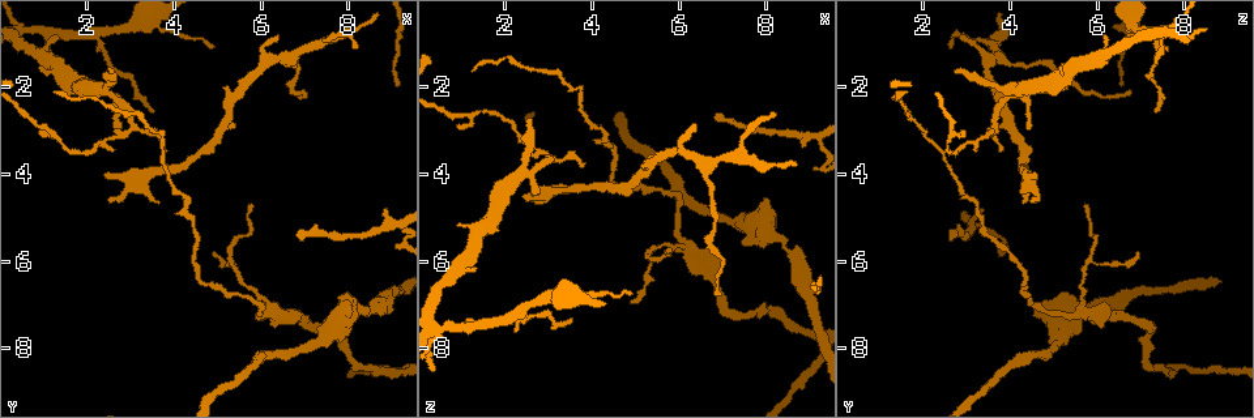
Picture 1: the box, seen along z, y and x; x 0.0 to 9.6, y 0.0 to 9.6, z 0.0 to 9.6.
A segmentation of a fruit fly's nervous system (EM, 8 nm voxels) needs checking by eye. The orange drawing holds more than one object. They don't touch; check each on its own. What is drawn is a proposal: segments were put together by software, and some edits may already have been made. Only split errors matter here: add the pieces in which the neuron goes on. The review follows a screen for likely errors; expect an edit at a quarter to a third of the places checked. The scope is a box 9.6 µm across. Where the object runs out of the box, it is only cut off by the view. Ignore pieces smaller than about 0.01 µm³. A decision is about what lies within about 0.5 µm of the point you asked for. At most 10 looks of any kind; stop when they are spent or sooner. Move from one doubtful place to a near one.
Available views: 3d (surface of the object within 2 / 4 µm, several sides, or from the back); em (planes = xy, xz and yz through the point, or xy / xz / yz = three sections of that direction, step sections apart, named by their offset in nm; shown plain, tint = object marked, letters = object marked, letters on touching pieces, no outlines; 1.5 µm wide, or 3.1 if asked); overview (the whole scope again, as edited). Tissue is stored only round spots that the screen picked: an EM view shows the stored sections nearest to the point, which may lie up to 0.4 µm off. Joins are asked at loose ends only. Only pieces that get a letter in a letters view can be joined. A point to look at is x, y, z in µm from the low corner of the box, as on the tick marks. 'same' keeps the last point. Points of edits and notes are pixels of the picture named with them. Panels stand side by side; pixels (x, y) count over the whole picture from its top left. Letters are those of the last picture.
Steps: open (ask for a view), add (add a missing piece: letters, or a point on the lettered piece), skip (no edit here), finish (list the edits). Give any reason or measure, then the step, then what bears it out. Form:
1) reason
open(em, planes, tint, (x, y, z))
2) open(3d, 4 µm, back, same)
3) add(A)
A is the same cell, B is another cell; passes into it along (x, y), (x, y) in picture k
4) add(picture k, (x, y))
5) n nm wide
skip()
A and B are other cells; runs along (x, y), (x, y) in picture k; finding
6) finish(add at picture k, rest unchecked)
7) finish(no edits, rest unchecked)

open(em, xz, step 4, plain, (2.60, 1.60, 2.75))

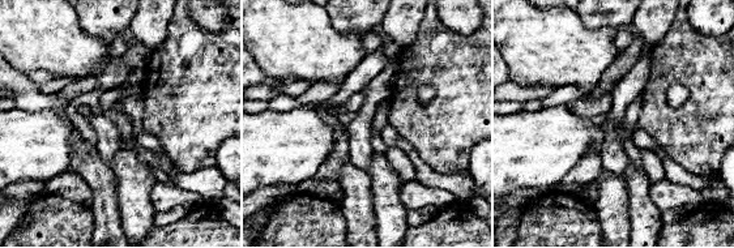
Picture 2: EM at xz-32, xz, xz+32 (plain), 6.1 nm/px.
what lies round it
open(em, xz, step 4, letters, same)

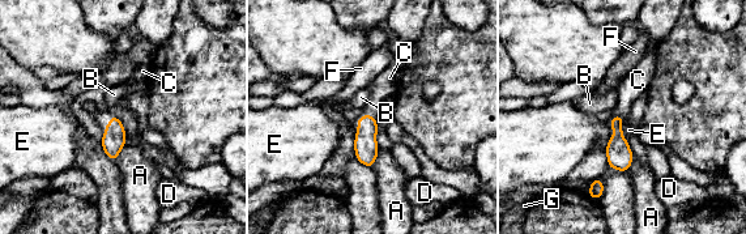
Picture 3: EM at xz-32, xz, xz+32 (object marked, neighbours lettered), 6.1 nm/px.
add(C)
C is the same cell, A, B, D, E, F and G are other cells; the neuron continues

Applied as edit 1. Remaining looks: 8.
tapers out
open(em, planes, plain, (1.25, 2.15, 1.70))

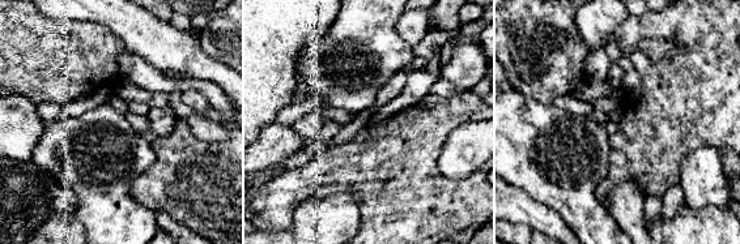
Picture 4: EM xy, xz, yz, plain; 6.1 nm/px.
see the neighbours
open(em, planes, letters, same)

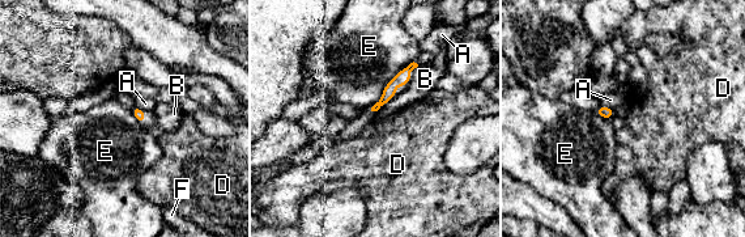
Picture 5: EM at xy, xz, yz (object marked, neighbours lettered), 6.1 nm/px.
E touches over 400 nm
skip()
A, B, D, E and F are other cells; border along (396, 94), (371, 111) in picture 5; none of them fits

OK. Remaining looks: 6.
long arm stops here
open(3d, 2 µm, (6.80, 2.05, 6.80))

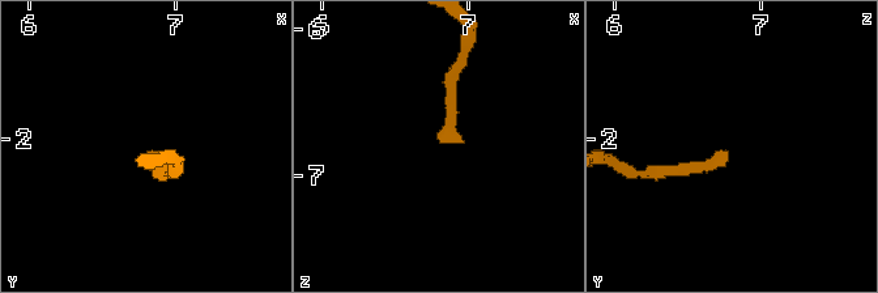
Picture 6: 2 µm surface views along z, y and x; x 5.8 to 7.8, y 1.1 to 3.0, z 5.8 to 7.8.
need the tissue
open(em, planes, letters, (6.84, 2.08, 6.78))

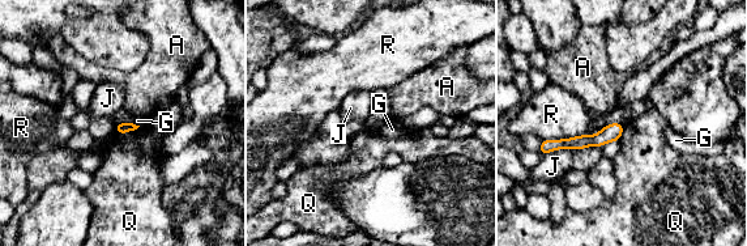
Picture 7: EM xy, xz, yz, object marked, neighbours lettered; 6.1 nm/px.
R touches over 260 nm
skip()
A, G, J, Q and R are other cells; no lettered piece goes on from it

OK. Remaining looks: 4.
an open end
open(3d, 4 µm, (6.30, 0.90, 2.85))

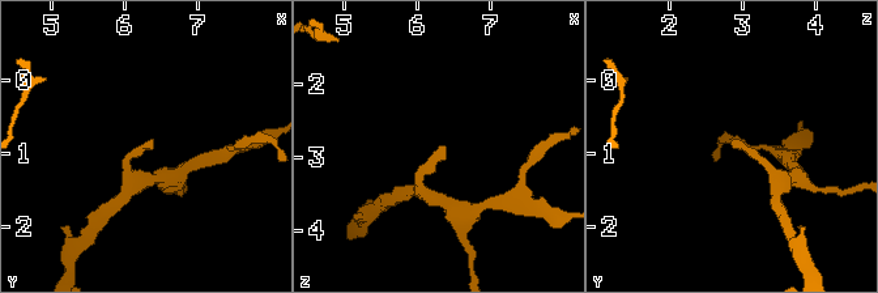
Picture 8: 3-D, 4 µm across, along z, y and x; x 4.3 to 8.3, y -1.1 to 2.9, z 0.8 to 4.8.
now the EM
open(em, planes, plain, (6.35, 0.85, 2.90))

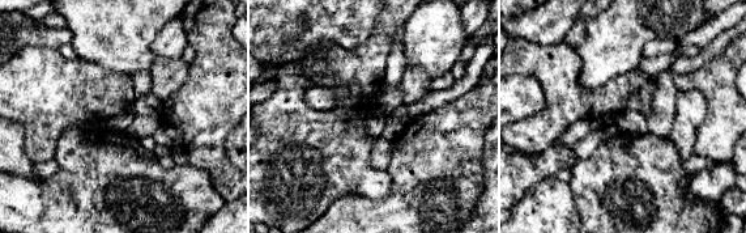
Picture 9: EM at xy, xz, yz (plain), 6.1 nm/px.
what lies round it
open(em, planes, letters, same)

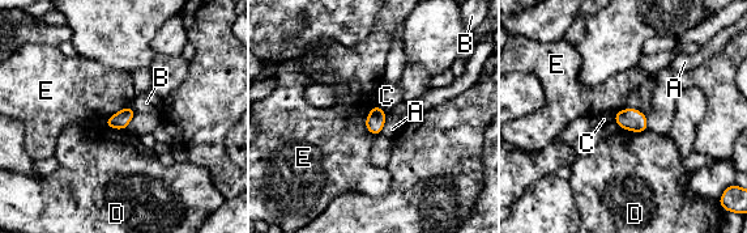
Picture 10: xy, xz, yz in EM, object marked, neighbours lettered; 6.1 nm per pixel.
110 nm wide
skip()
A, B, C, D and E are other cells; border along (376, 105), (366, 118), (372, 135) in picture 10; none of them fits

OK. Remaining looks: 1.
finish(add at picture 3, rest unchecked)

